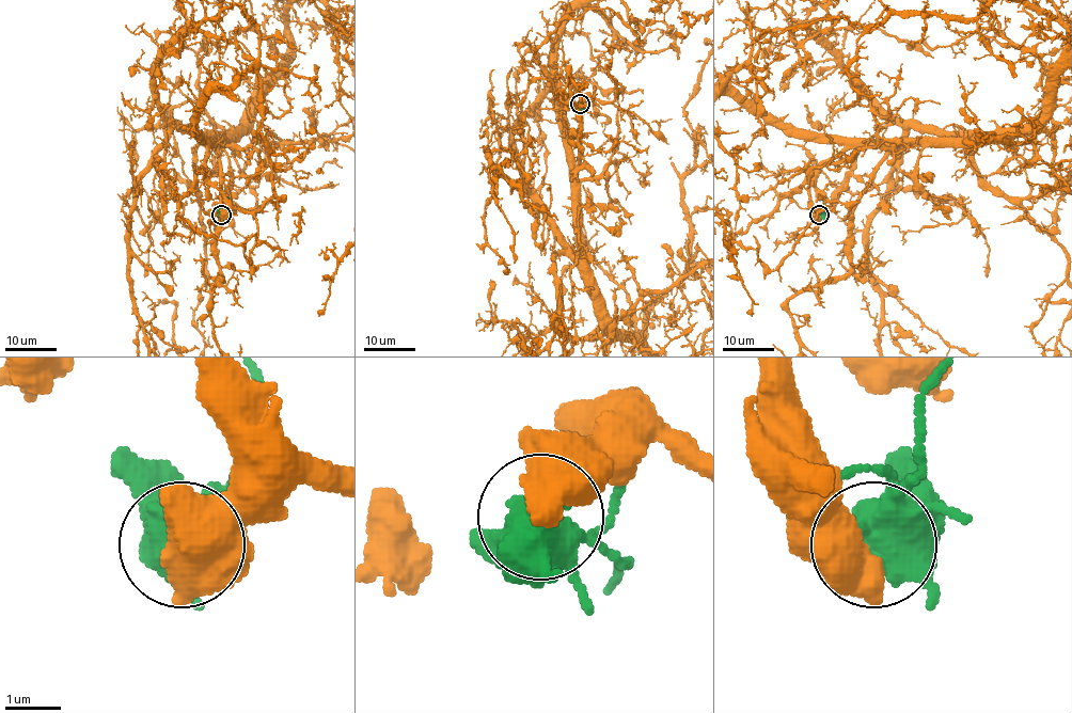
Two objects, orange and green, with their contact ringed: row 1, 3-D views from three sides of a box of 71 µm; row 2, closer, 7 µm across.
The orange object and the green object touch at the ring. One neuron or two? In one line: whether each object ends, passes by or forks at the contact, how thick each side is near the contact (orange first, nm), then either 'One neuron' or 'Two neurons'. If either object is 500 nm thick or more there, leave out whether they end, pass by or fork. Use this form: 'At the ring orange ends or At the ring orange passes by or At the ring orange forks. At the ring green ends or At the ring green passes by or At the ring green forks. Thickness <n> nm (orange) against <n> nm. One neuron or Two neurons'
Thickness 750 nm (orange) against 480 nm. Two neurons

